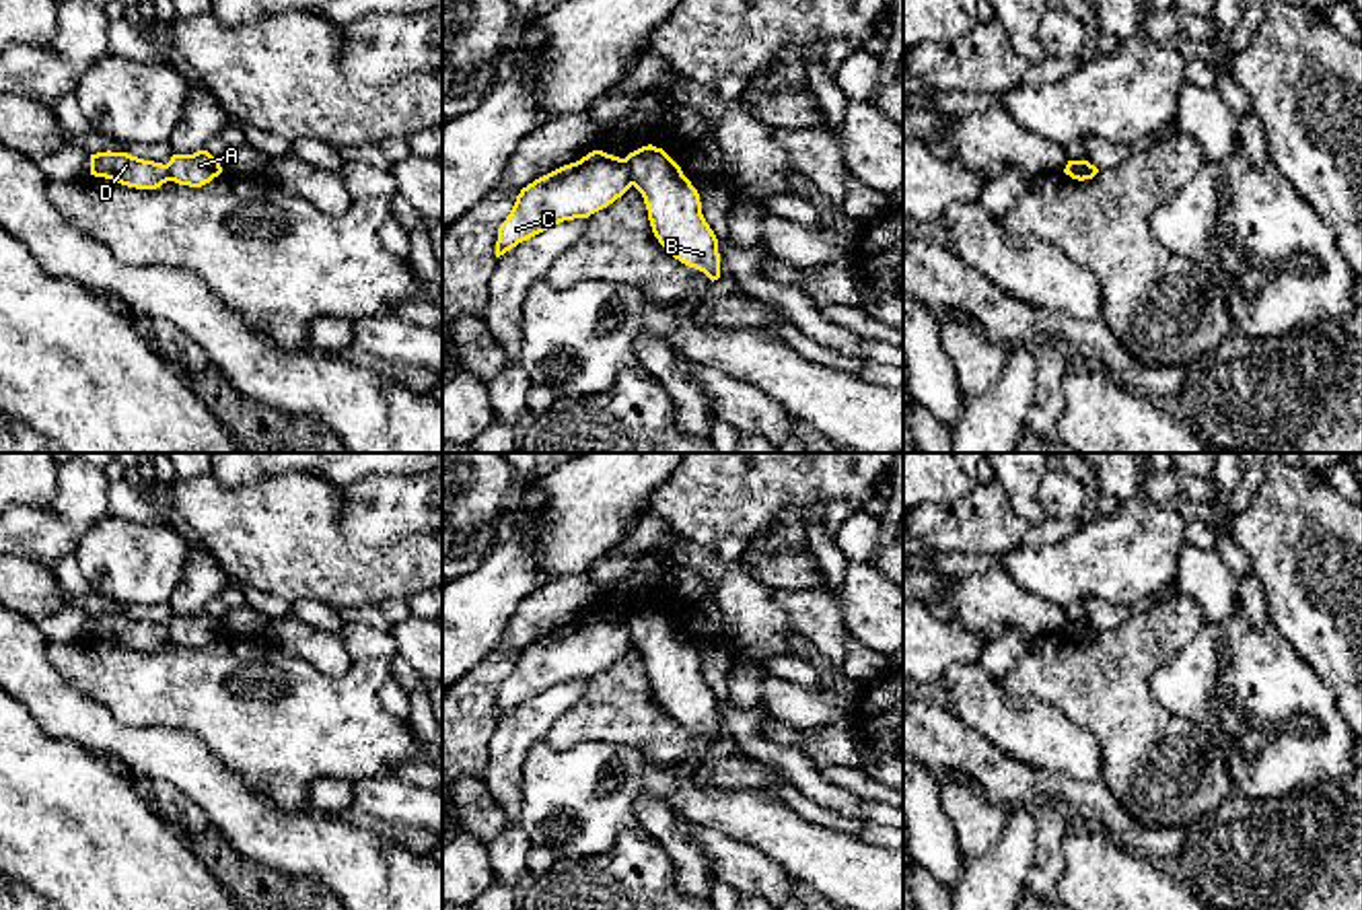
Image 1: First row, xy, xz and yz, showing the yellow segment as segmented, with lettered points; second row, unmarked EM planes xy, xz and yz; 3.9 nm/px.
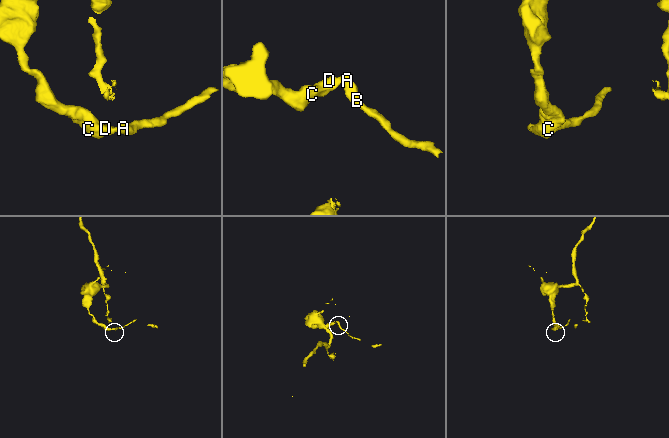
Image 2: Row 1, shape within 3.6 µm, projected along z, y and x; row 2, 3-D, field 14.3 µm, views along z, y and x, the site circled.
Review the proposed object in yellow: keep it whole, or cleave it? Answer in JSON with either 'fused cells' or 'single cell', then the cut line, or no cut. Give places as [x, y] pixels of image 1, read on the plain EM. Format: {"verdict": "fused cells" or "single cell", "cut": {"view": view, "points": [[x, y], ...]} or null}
{"verdict": "fused cells", "cut": {"view": "xz", "points": [[622, 620], [632, 645]]}}

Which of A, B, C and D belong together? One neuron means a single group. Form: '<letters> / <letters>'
A B / C D

